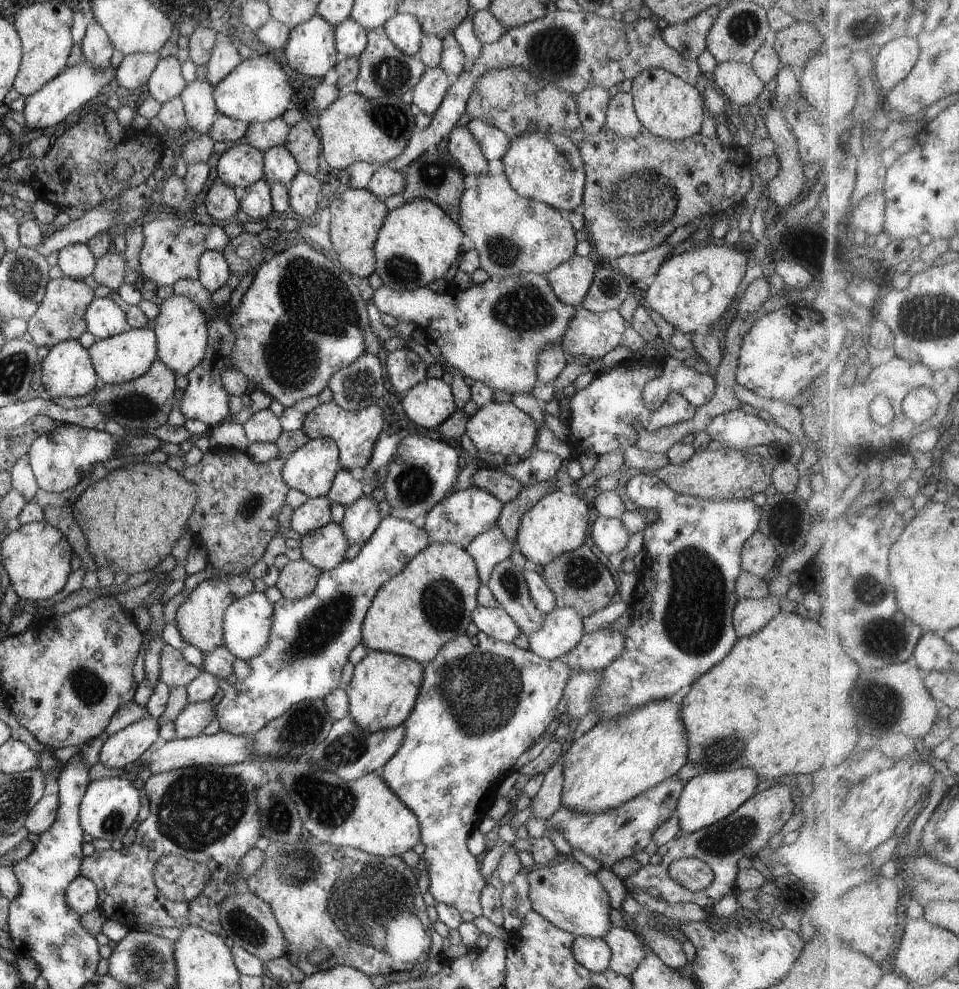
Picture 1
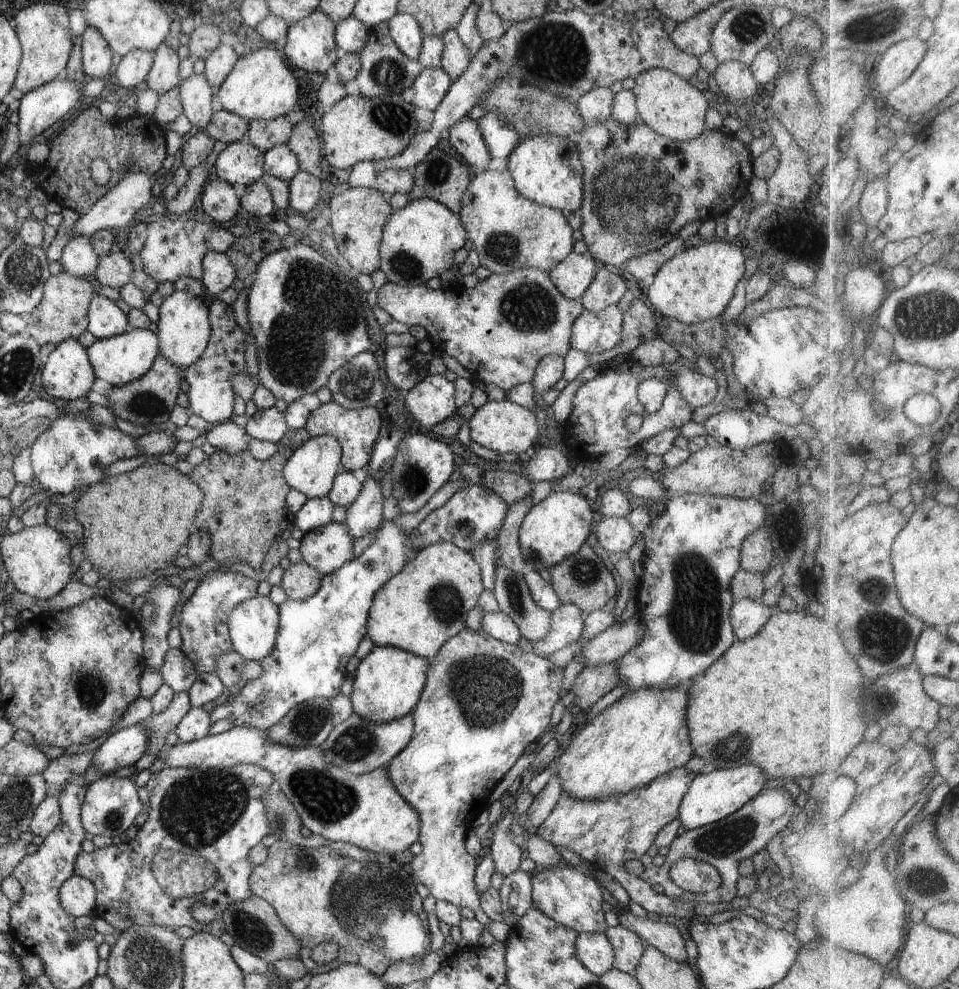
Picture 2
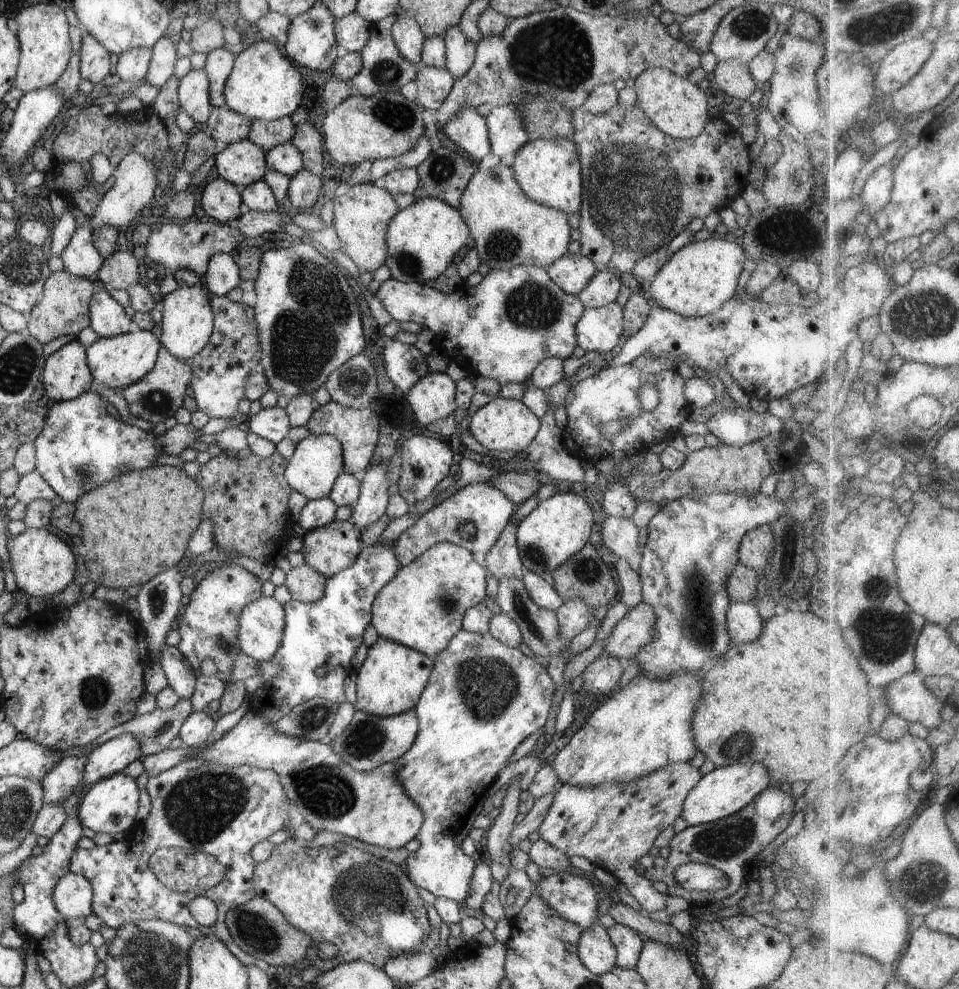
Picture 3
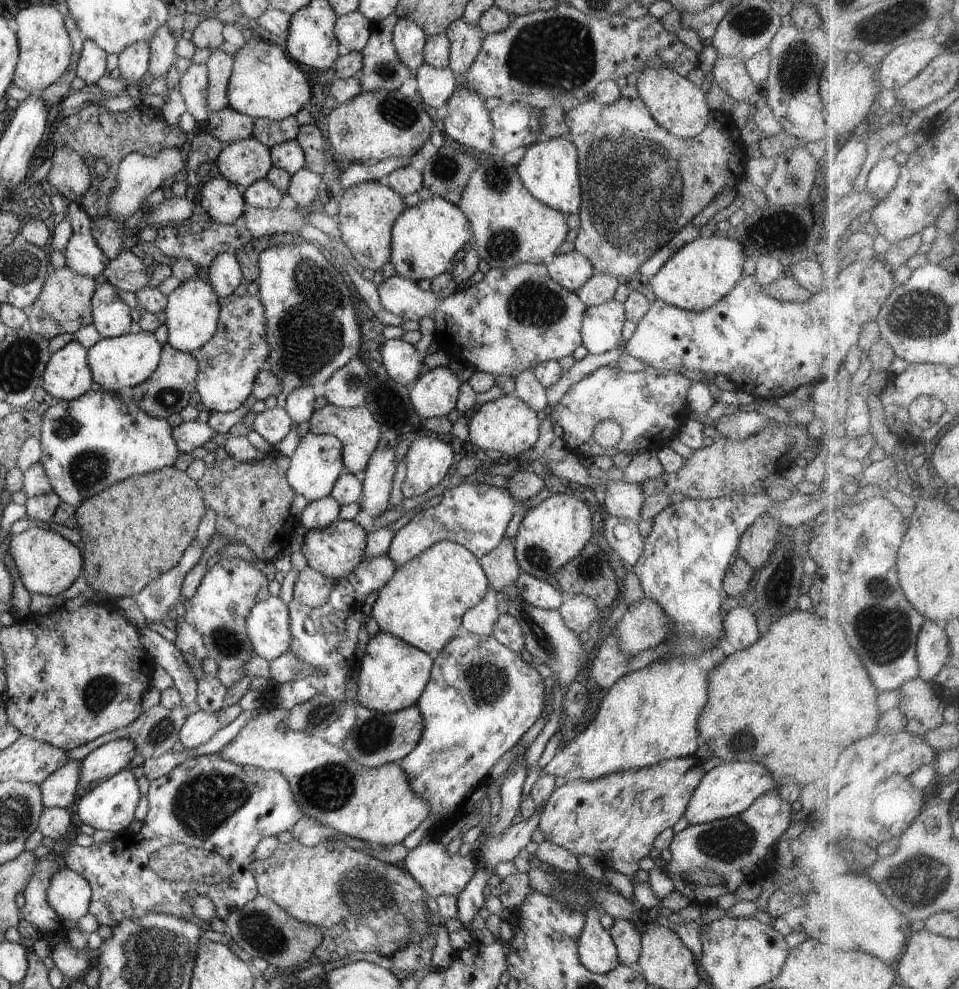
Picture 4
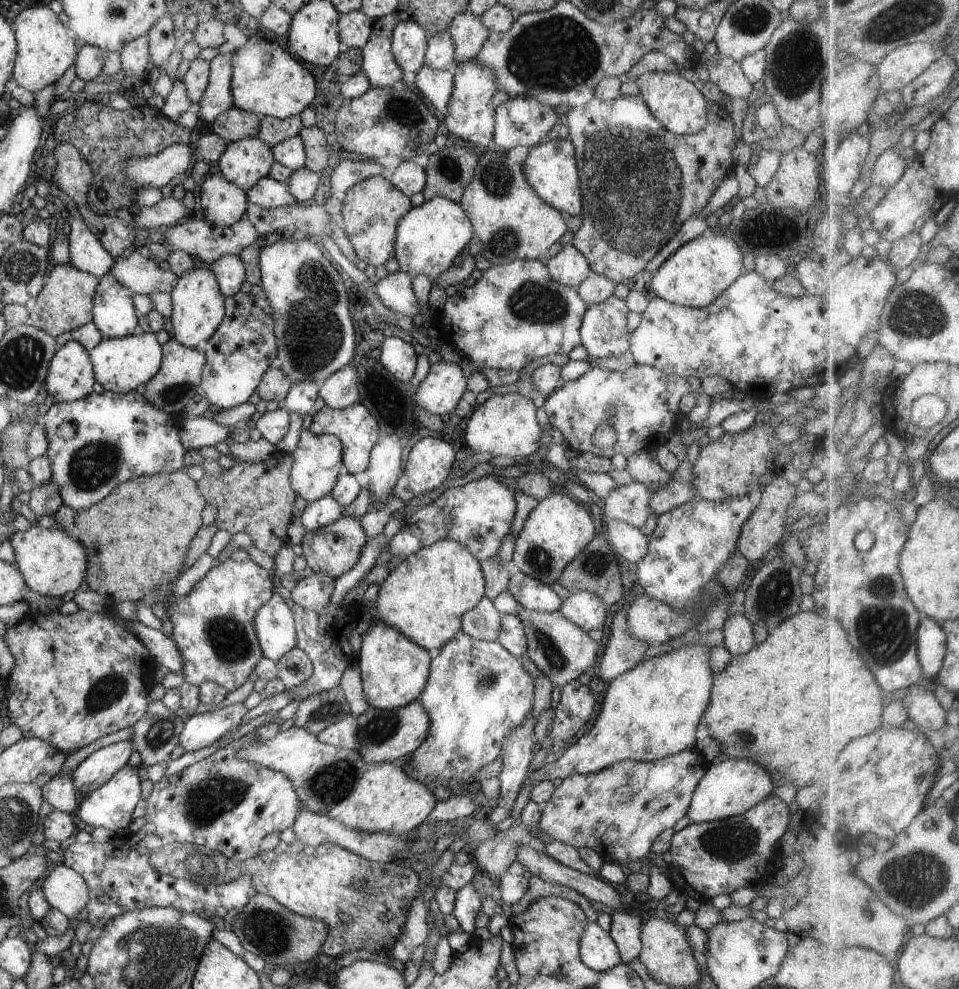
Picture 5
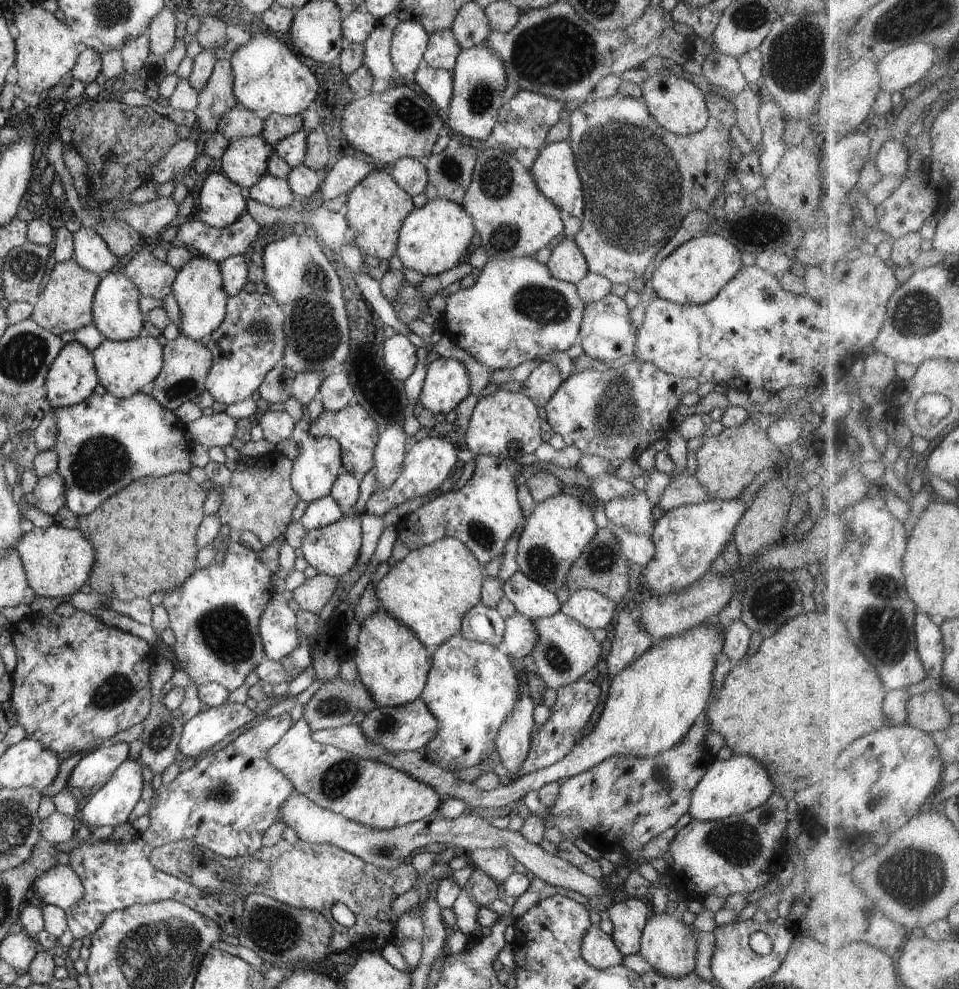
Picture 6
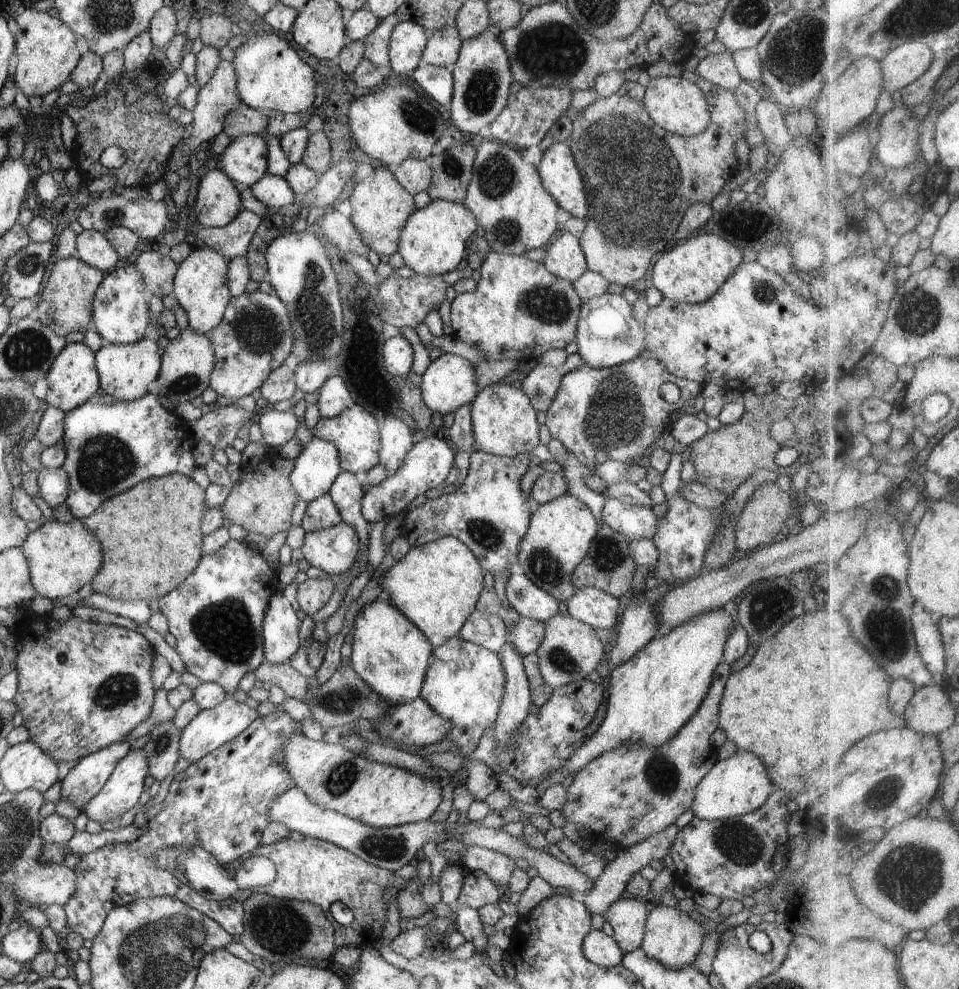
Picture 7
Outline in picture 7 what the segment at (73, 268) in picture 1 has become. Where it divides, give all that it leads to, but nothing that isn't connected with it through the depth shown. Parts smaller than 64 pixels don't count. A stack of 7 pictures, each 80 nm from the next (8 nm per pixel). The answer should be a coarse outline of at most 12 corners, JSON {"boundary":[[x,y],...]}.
{"boundary":[[104,233],[76,236],[76,257],[104,274],[121,259]]}

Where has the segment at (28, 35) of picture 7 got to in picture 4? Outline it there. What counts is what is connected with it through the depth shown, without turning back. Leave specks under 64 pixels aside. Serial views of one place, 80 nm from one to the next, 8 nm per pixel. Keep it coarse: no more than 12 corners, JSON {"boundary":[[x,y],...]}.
{"boundary":[[54,6],[14,21],[14,84],[38,94],[71,66],[73,45]]}

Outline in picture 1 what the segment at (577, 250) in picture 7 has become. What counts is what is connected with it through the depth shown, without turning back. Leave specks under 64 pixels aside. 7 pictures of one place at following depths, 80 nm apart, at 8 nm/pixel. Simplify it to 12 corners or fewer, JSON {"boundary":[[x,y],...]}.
{"boundary":[[572,256],[545,275],[556,298],[579,307],[596,264]]}

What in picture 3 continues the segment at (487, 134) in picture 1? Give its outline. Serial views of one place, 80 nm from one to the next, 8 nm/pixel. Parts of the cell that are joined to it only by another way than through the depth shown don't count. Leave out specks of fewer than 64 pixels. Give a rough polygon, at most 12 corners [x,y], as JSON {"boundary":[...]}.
{"boundary":[[513,104],[493,107],[485,120],[499,158],[531,140]]}

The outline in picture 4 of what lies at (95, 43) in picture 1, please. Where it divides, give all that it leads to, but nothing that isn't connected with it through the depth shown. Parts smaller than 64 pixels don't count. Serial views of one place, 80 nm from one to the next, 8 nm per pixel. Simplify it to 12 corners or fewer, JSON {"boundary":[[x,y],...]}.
{"boundary":[[85,39],[76,75],[94,85],[108,73],[108,54]]}

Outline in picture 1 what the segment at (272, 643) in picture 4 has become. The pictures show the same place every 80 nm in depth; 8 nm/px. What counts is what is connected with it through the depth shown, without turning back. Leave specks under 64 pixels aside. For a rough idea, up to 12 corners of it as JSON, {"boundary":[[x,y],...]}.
{"boundary":[[253,591],[226,608],[222,644],[250,660],[268,646],[272,606]]}

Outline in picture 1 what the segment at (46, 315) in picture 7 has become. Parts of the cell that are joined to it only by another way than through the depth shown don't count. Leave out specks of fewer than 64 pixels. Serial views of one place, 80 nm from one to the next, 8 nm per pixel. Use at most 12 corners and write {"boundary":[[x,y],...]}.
{"boundary":[[50,279],[27,319],[37,348],[86,333],[93,285]]}

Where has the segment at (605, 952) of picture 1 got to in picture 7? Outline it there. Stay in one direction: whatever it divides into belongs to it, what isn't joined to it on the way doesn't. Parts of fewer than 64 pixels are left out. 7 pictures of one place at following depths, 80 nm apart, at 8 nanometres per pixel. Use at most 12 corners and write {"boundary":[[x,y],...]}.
{"boundary":[[596,929],[582,948],[590,962],[606,968],[624,956],[614,937]]}

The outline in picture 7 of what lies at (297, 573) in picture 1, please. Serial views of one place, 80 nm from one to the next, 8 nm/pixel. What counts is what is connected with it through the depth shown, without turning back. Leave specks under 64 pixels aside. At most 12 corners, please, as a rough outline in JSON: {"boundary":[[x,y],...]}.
{"boundary":[[306,579],[297,588],[301,614],[320,610],[333,580]]}

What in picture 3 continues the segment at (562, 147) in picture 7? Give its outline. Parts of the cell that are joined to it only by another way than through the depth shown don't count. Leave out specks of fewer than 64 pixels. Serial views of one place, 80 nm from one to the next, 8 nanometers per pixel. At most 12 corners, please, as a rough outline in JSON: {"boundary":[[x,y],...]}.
{"boundary":[[531,139],[510,166],[530,200],[579,213],[575,143]]}

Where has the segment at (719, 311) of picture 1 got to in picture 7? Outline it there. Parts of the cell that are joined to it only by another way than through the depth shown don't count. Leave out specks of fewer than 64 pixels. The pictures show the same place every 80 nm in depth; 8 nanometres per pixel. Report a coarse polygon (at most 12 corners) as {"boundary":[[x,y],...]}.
{"boundary":[[716,234],[658,258],[652,287],[680,303],[712,298],[743,262]]}

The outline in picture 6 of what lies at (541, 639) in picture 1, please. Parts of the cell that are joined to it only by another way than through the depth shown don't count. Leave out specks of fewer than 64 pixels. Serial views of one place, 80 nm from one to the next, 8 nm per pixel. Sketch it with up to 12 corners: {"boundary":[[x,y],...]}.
{"boundary":[[593,589],[571,593],[561,612],[593,632],[615,618],[610,598]]}

